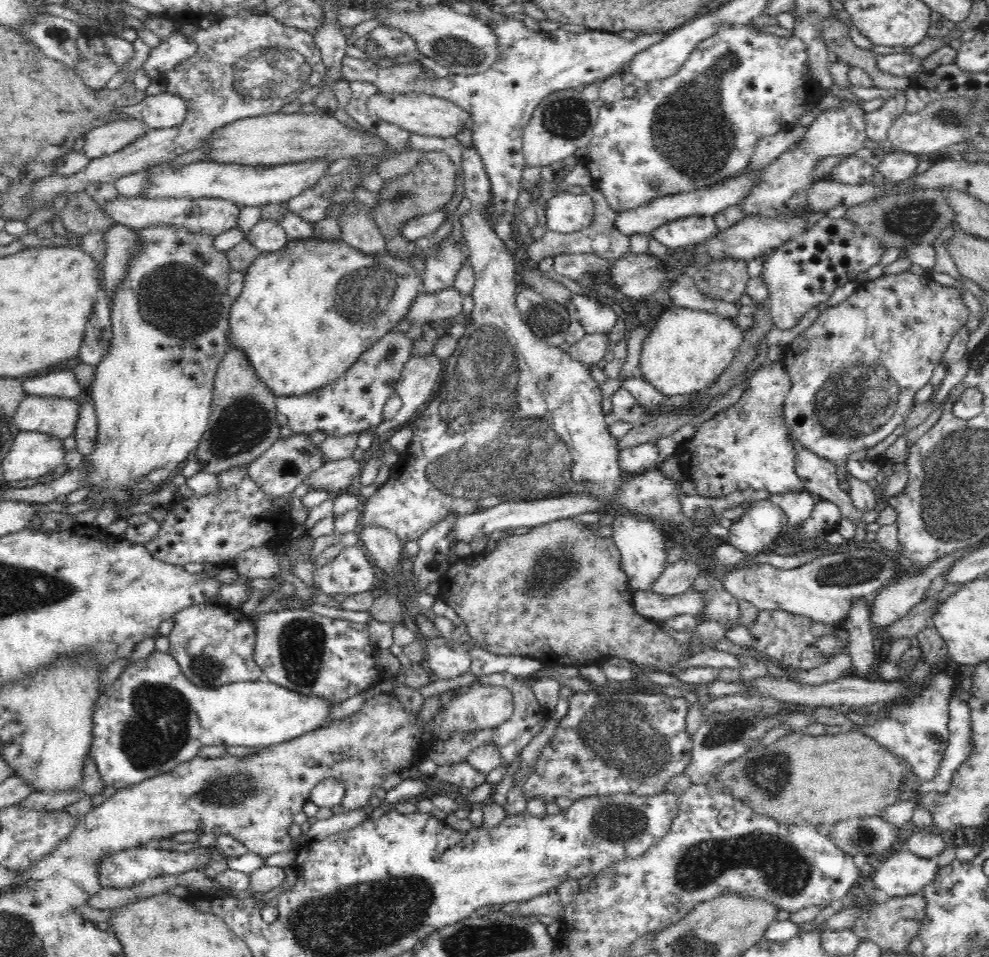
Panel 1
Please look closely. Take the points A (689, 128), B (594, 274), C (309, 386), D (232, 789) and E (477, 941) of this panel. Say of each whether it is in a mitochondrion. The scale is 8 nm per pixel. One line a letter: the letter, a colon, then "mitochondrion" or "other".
A: mitochondrion
B: mitochondrion
C: other
D: mitochondrion
E: mitochondrion

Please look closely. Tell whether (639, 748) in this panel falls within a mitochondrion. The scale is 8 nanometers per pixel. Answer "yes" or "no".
yes

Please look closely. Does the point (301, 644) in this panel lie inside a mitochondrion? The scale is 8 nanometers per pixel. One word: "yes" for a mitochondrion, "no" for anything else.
yes

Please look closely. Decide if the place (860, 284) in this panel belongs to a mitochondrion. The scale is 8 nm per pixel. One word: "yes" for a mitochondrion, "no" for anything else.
no

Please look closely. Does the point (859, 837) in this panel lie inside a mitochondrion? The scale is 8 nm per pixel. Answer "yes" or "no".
yes

